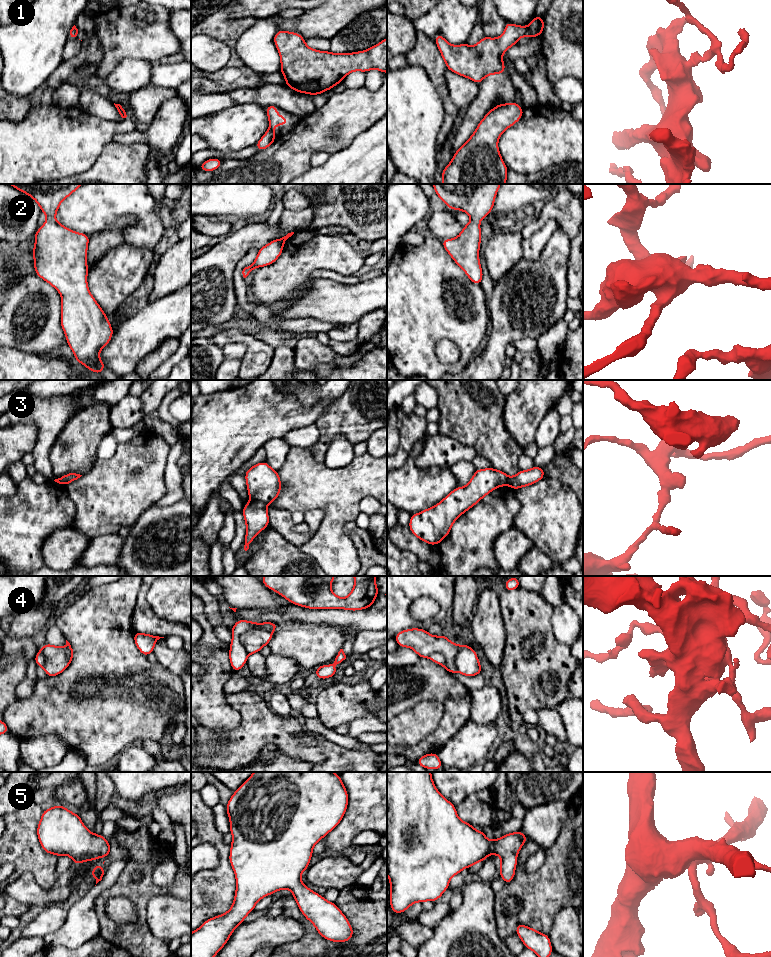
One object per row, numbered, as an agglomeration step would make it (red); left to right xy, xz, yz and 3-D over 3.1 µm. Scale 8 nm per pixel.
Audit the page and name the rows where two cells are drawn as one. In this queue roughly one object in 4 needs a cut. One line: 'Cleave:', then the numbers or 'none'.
Cleave: 1, 3, 4

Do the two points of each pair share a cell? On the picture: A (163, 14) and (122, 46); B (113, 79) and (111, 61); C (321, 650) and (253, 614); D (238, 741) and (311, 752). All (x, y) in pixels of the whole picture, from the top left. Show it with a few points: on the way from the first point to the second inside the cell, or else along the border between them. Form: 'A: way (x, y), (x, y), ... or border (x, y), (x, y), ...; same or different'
A: way (154, 24), (146, 26), (132, 36); same
B: border (133, 58), (124, 58), (104, 79); different
C: way (304, 642), (279, 618), (270, 617); same
D: way (256, 734), (290, 734), (293, 737); same

